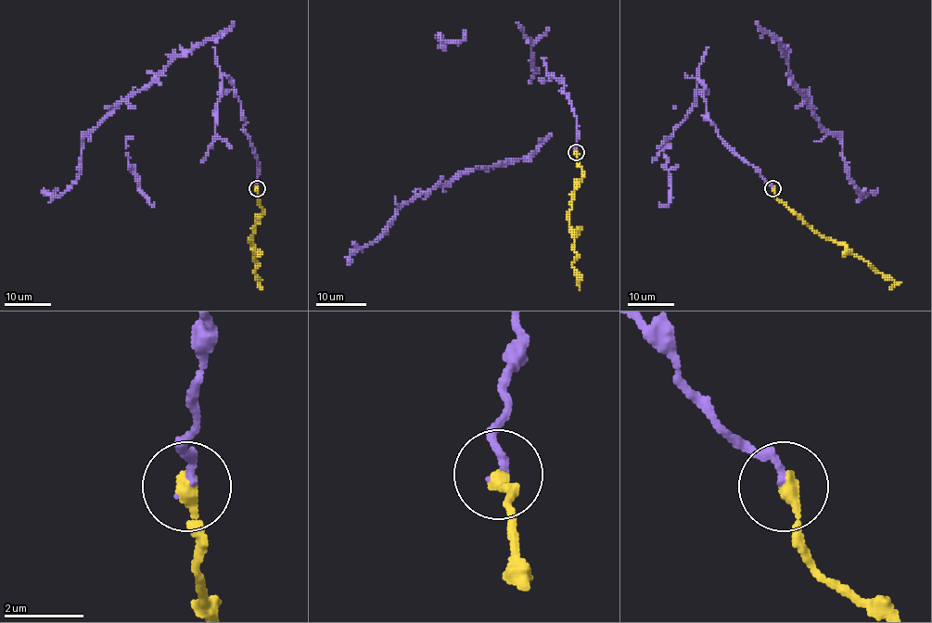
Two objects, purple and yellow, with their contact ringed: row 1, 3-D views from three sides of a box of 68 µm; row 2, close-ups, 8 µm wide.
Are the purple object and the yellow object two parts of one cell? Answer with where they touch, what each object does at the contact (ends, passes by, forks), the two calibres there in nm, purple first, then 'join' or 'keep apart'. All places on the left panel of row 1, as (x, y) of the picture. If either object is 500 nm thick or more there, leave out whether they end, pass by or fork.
(257, 188) | purple ends | yellow ends | 180/380 nm | join

